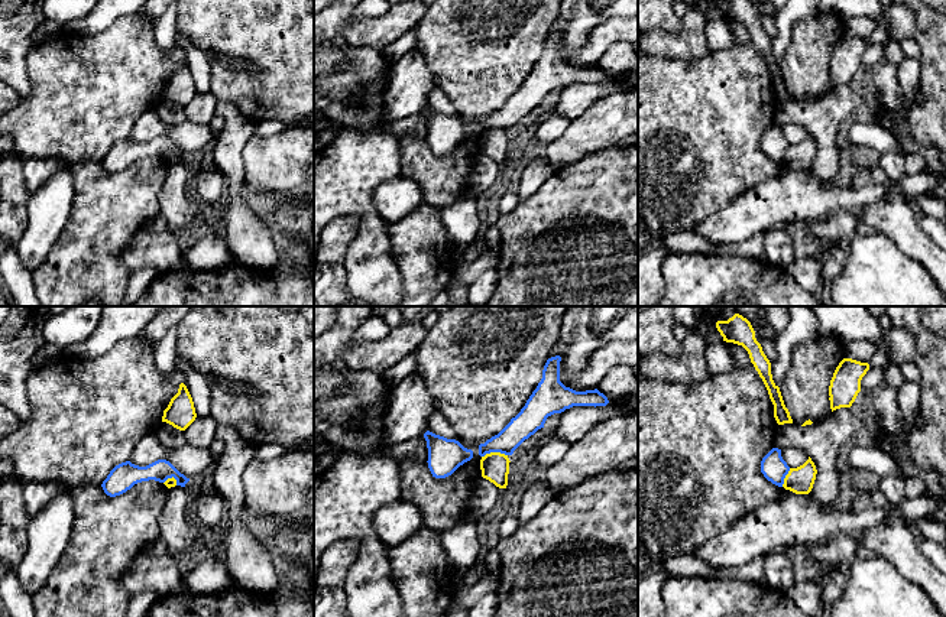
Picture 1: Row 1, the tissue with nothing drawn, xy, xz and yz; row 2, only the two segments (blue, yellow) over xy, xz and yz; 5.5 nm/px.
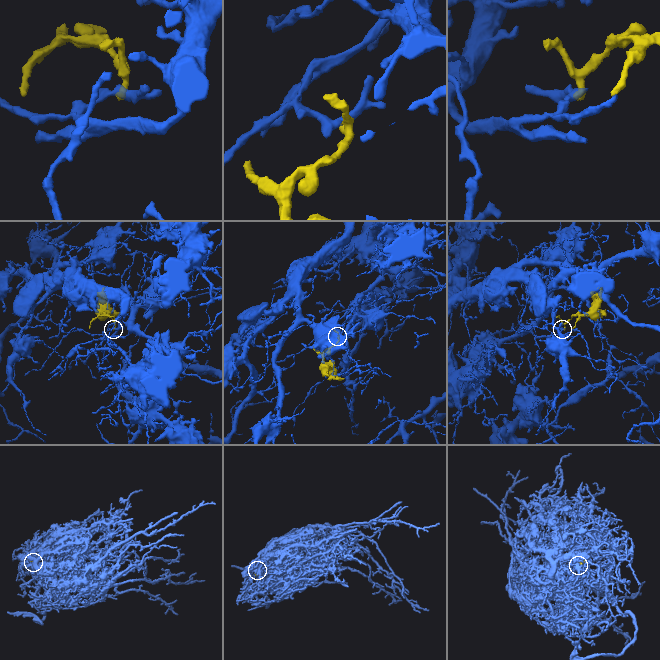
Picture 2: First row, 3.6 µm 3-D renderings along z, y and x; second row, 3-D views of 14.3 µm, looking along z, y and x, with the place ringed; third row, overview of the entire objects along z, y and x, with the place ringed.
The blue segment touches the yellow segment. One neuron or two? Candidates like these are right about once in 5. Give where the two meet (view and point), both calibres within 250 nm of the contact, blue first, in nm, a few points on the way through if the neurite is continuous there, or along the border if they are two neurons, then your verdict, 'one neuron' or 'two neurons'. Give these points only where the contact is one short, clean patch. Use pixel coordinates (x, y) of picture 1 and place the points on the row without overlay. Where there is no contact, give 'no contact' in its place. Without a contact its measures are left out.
contact xz (493, 127); calibres 150 and 160 nm; border xz (506, 130), (486, 129), (482, 133); two neurons

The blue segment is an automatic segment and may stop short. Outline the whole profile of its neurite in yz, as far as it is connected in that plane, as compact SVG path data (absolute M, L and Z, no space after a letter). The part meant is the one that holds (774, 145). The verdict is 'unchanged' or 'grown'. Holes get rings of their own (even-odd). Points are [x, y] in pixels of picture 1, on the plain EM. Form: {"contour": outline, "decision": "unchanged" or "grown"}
{"contour": "M772 124L761 137L761 149L772 160L783 163L790 143L781 133L781 126Z", "decision": "unchanged"}

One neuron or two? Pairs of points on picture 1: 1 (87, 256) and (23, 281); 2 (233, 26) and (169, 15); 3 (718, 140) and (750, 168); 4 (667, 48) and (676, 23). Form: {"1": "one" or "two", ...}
{"1": "two", "2": "two", "3": "one", "4": "two"}

